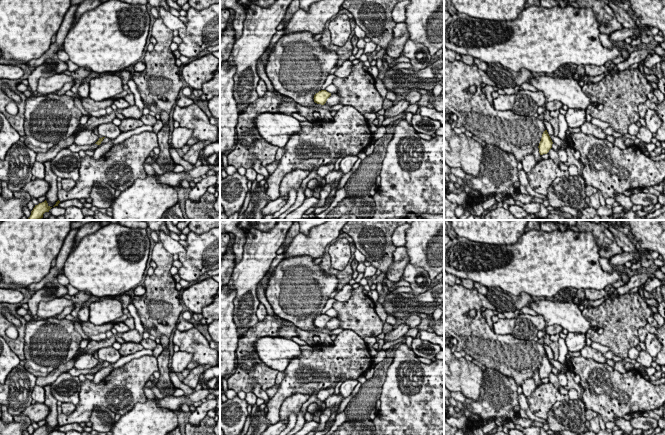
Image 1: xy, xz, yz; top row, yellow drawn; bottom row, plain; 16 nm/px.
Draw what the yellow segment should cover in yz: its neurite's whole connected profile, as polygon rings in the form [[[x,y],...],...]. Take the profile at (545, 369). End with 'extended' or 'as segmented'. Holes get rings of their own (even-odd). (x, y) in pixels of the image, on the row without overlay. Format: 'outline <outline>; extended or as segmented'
outline [[[545,354],[542,358],[542,362],[538,370],[540,379],[547,378],[549,374],[552,372],[552,368],[553,366],[547,354]]]; as segmented

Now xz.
outline [[[321,314],[314,319],[313,323],[315,327],[324,329],[330,320],[331,317],[327,316],[326,314]]]; as segmented

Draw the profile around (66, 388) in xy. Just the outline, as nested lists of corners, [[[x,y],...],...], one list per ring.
[[[62,373],[57,380],[51,384],[51,393],[57,401],[79,405],[79,392],[81,382],[79,377],[68,373]]]

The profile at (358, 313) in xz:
[[[362,285],[353,289],[347,301],[336,301],[332,308],[338,312],[339,328],[352,330],[362,338],[377,337],[383,332],[384,323],[376,313],[375,303],[363,290]]]

